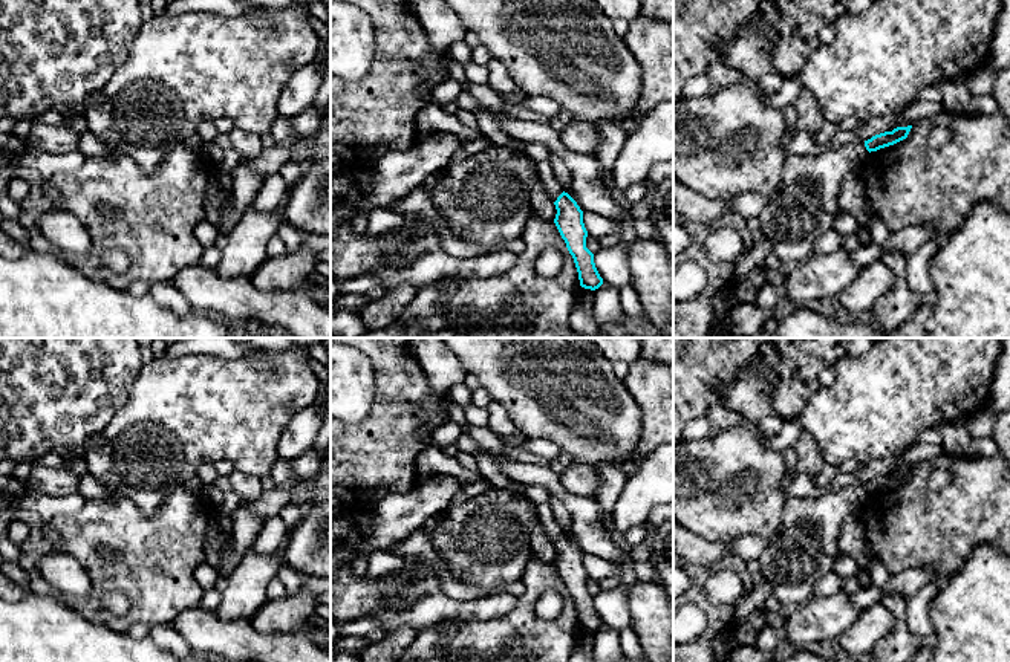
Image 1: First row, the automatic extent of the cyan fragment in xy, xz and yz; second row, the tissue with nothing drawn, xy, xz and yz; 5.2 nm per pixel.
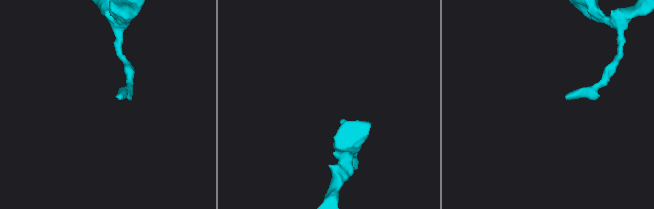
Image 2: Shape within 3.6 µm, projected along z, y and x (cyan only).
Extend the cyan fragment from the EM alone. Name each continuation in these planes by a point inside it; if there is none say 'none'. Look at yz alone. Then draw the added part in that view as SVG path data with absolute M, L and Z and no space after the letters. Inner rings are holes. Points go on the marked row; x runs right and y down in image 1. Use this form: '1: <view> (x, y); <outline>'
none

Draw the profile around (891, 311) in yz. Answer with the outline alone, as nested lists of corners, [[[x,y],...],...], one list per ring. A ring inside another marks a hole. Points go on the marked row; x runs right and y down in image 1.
[[[883,251],[880,260],[895,275],[894,287],[874,304],[878,335],[897,330],[920,306],[921,295],[906,283],[906,255],[900,251]]]

